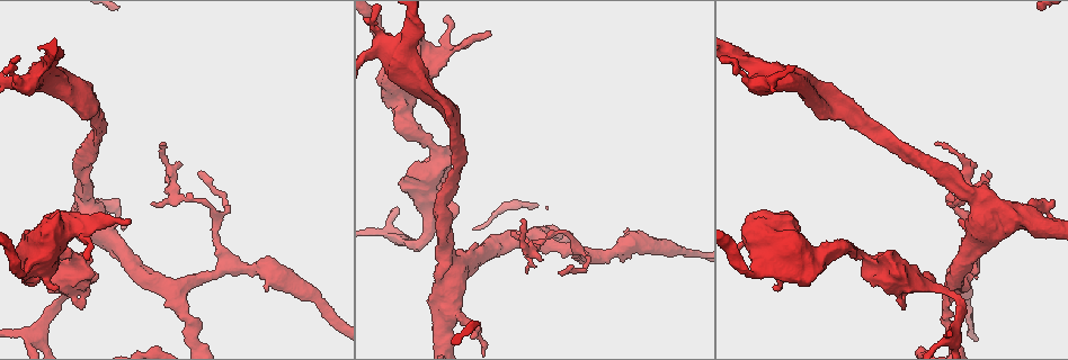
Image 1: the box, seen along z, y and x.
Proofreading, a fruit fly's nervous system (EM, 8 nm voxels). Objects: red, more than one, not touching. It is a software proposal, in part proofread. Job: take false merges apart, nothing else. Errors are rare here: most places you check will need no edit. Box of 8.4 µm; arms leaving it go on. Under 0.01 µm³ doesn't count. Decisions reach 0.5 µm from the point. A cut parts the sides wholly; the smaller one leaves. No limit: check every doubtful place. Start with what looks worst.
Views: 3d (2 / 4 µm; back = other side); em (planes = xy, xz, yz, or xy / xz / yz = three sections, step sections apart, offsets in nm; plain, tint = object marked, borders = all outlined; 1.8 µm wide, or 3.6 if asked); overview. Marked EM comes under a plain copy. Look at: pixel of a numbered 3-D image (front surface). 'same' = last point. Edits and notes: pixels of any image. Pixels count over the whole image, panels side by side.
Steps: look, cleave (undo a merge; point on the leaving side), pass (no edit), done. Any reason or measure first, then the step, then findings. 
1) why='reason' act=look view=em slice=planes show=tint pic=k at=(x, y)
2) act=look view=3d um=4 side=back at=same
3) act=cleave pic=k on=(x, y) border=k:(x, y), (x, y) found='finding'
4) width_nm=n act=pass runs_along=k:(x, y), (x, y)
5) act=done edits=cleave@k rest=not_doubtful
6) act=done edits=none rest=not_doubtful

why='calibre changes' act=look view=3d um=4 side=back pic=1 at=(397, 95)

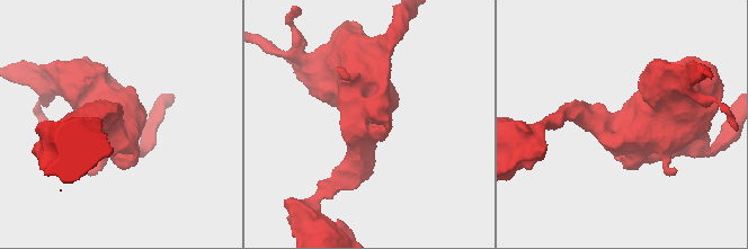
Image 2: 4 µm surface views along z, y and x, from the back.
why='shape alone is not enough' act=look view=em um=3.6 slice=xz step=8 show=tint pic=2 at=(621, 124)

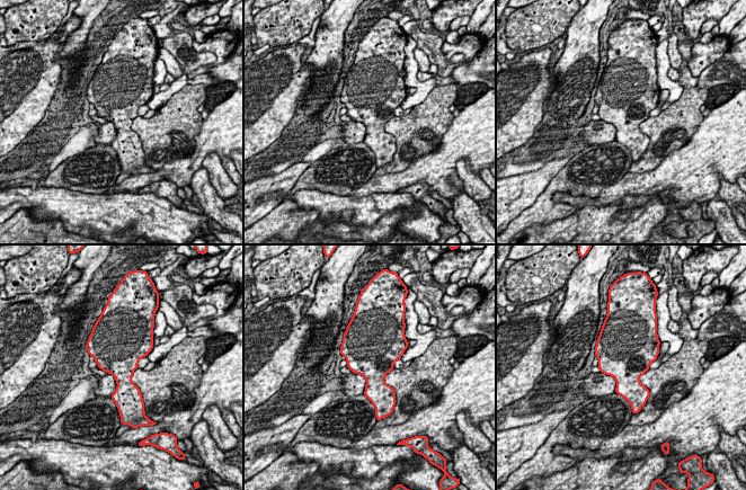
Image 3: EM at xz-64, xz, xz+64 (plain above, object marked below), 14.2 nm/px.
width_nm=460 act=pass found='one neuron here'

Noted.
why='sharp bend' act=look view=em um=3.6 slice=xy step=16 show=borders pic=1 at=(26, 266)

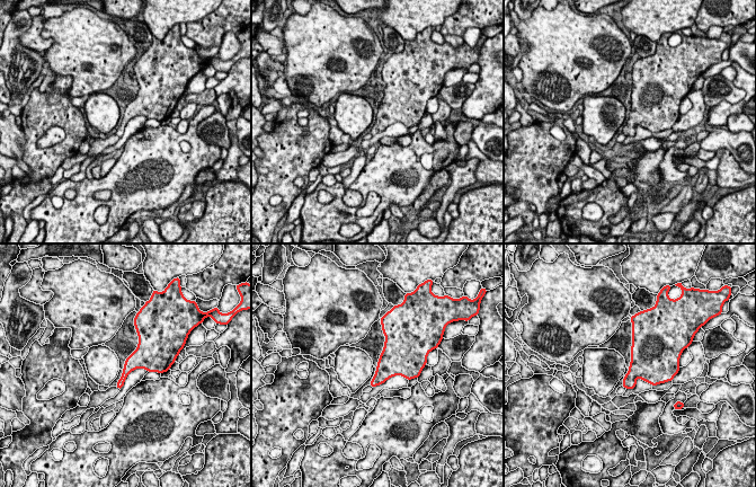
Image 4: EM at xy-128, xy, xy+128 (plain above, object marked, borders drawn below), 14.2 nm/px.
width_nm=160 act=pass found='continuous, no second neuron'

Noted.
why='arms part here' act=look view=em um=3.6 slice=yz step=4 show=tint pic=1 at=(428, 202)

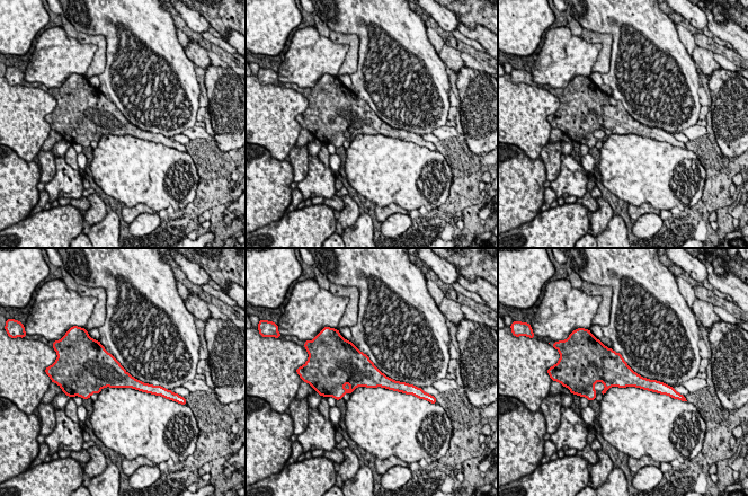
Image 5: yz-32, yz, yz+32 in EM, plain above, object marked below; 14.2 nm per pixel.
width_nm=400 act=pass found='one neuron here'

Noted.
why='sharp bend' act=look view=em slice=xy step=8 show=tint pic=1 at=(175, 195)

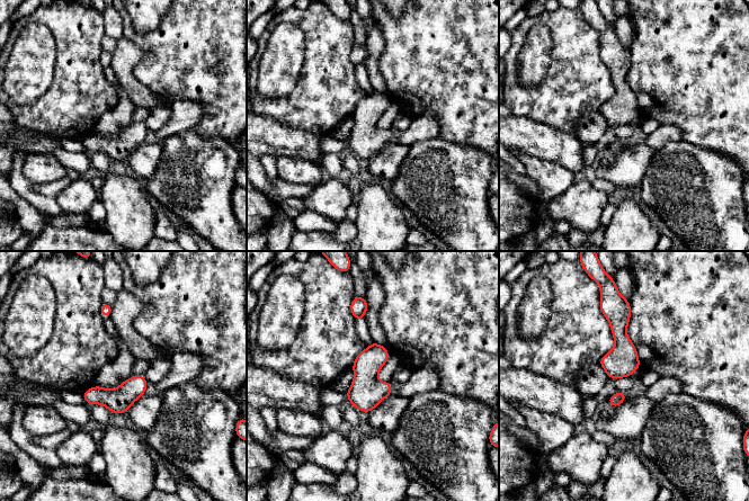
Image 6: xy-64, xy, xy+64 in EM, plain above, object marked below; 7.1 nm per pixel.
width_nm=170 act=pass found='all the same neuron'

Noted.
act=done edits=none rest=not_doubtful

